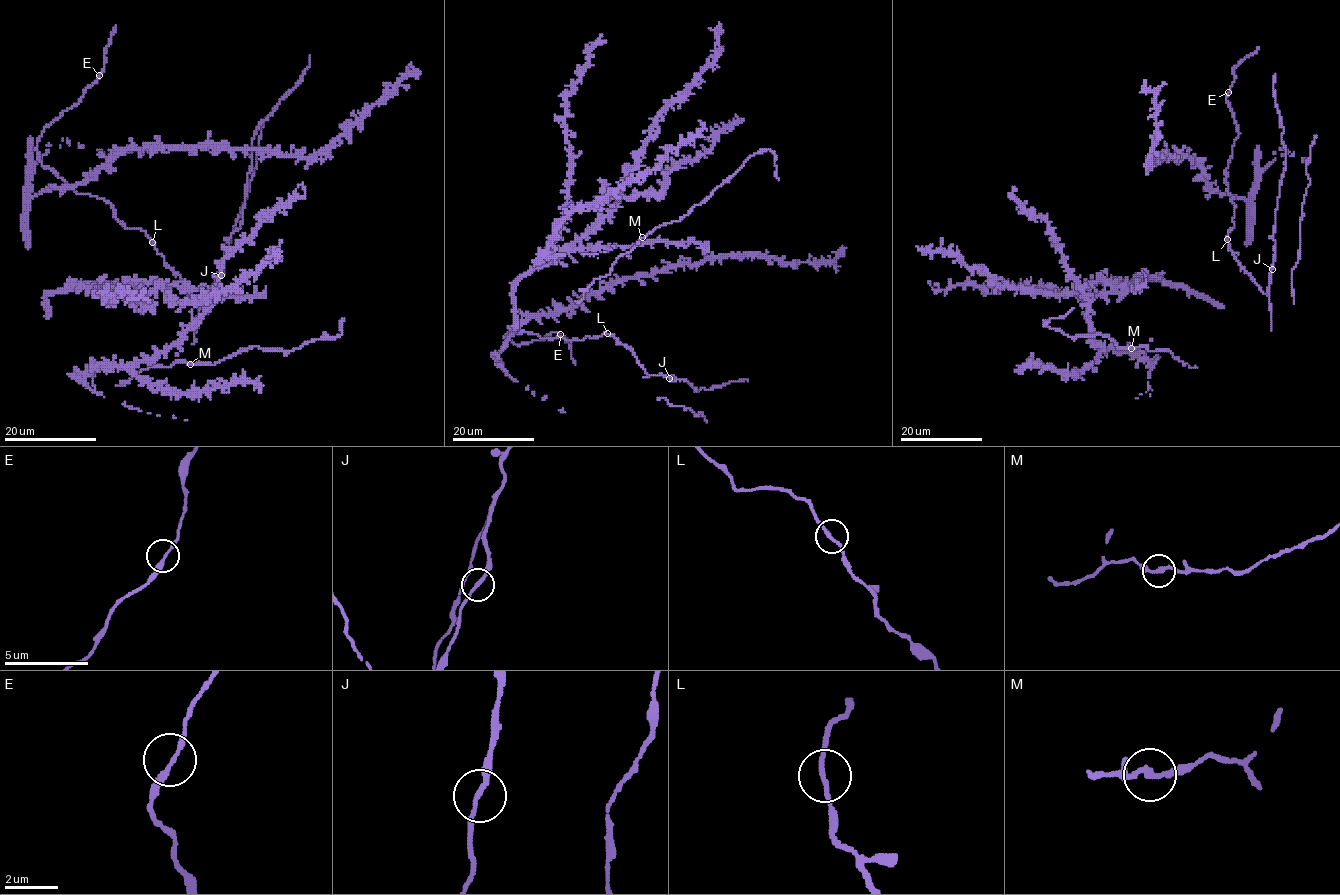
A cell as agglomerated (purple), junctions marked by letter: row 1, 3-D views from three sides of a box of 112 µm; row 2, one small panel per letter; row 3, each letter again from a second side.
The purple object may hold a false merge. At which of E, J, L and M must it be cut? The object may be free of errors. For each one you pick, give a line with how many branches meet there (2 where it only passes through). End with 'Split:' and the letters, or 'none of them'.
Split: none of them

